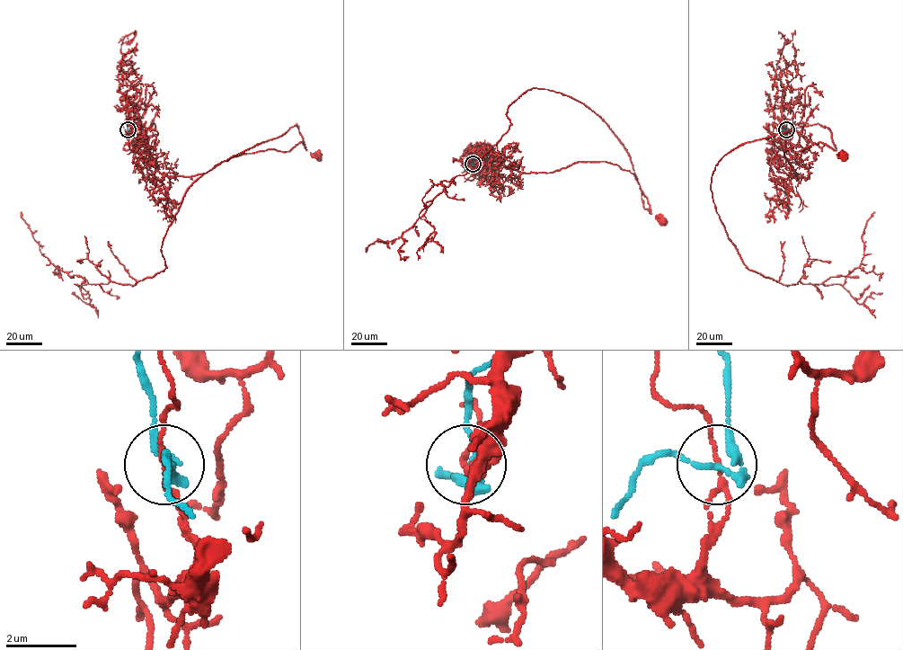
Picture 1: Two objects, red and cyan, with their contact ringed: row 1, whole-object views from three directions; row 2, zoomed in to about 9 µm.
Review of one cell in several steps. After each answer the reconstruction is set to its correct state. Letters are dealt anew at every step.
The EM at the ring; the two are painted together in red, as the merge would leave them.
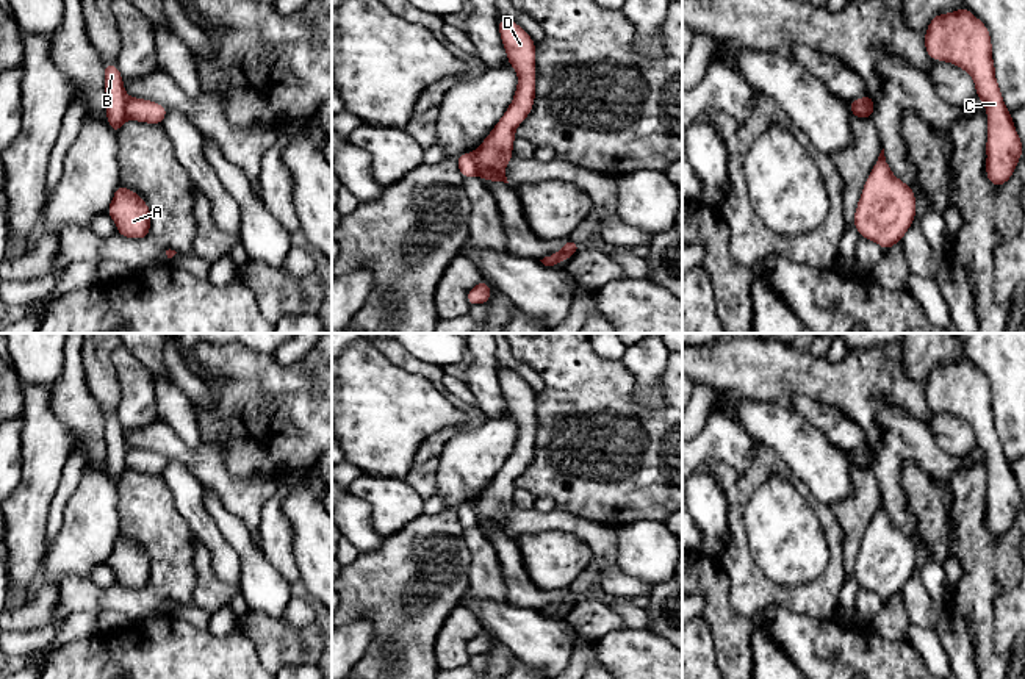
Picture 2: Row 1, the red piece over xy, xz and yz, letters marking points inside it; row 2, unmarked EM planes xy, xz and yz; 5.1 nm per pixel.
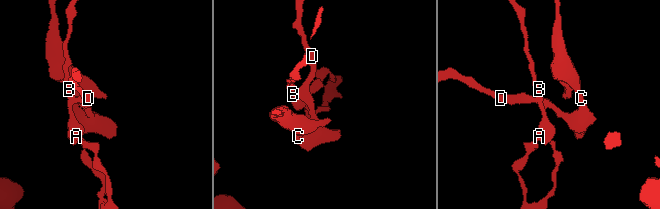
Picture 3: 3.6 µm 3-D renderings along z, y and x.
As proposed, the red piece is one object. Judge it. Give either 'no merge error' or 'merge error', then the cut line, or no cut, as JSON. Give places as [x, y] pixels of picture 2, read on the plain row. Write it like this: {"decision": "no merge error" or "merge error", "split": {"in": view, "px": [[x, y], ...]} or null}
{"decision": "merge error", "split": {"in": "xy", "px": [[129, 448], [125, 468]]}}

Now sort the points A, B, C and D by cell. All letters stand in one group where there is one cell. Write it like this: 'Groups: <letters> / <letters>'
Groups: A B / C D

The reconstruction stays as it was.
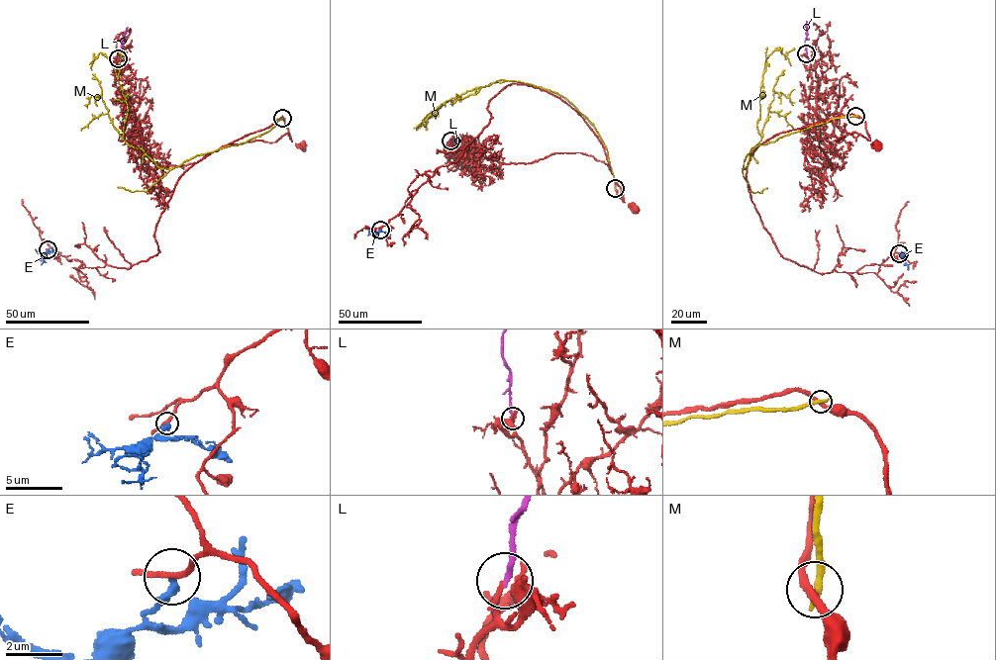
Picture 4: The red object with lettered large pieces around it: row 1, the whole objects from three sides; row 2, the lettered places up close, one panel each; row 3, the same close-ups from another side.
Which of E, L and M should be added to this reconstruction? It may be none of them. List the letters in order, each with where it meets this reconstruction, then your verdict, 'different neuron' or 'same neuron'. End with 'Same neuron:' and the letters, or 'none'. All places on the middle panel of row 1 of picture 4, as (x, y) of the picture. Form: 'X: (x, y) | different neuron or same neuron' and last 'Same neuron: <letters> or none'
E: (380, 230) | different neuron
L: (450, 141) | same neuron
M: (615, 188) | different neuron
Same neuron: L

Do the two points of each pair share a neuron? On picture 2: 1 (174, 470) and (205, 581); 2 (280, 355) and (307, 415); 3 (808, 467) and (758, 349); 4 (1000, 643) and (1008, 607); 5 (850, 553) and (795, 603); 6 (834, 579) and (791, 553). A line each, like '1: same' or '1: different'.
1: different
2: different
3: different
4: same
5: different
6: different

